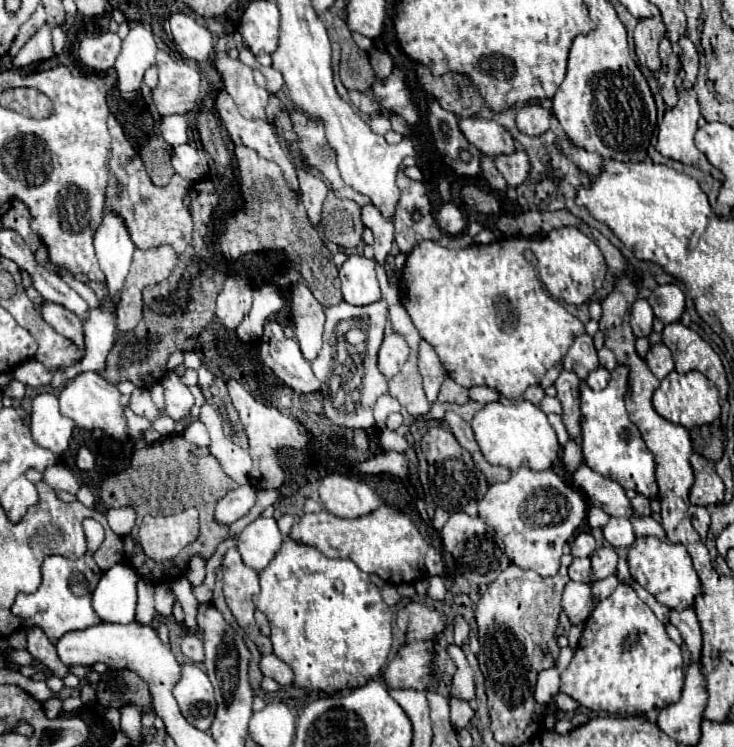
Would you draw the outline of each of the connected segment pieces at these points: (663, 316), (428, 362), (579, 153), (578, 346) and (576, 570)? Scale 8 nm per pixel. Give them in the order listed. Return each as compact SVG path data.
M659 285L653 289L649 303L653 307L653 313L667 325L679 321L683 309L685 309L685 295L677 285Z
M421 341L421 345L419 345L419 371L423 375L423 387L427 393L427 401L435 403L439 387L441 387L443 379L447 377L447 371L443 367L443 363L439 361L435 349L427 341Z
M559 139L559 147L563 149L565 155L569 155L573 159L573 163L577 163L583 171L587 171L589 175L599 175L603 171L603 159L597 153L587 153L583 149L577 149L569 139Z
M587 333L579 335L569 353L563 357L563 367L565 371L573 371L575 375L579 375L579 379L585 379L591 371L595 371L599 367L599 361L593 337L589 337Z
M573 559L569 567L569 577L579 583L589 583L591 581L591 561L585 559Z

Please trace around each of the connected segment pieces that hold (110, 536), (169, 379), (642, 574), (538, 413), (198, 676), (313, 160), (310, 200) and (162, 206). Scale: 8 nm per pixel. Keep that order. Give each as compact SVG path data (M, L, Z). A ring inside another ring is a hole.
M105 531L105 541L103 541L103 545L95 551L95 563L97 563L103 571L111 569L115 563L121 561L119 549L121 549L121 557L123 557L123 543L119 541L119 537L117 537L113 531Z
M169 371L161 383L165 387L165 403L169 417L179 419L187 415L195 405L195 397L191 395L191 391L185 385L179 385L179 377L173 371Z
M655 537L635 539L635 543L629 547L627 561L629 561L631 577L641 587L645 587L661 605L677 611L693 605L693 599L699 593L701 583L691 565L691 557L683 545L673 545L667 541L659 541Z
M527 399L519 403L505 403L505 401L487 403L473 417L471 427L483 451L483 457L491 465L505 465L511 471L515 471L517 467L521 467L521 463L527 461L531 469L545 471L559 457L559 443L555 429L551 427L547 415Z
M183 665L183 675L179 685L175 685L173 695L179 703L183 717L197 729L209 731L215 719L215 697L213 685L199 665Z
M291 113L291 121L293 121L293 129L299 137L299 143L291 143L291 149L299 147L303 151L309 167L319 169L325 175L325 179L329 179L331 189L337 197L349 197L349 199L357 201L359 205L371 205L371 199L367 199L365 195L357 193L355 189L351 189L349 185L343 183L337 163L335 163L335 151L331 151L331 147L327 147L323 123L309 119L303 113Z
M295 163L295 167L297 167L297 175L299 175L299 195L303 199L307 215L313 221L313 225L319 225L321 205L325 201L327 187L321 179L311 175L309 167L303 167L303 163Z
M111 115L111 137L113 137L113 151L111 151L111 167L109 167L111 173L107 183L105 211L115 211L115 215L119 215L125 221L131 241L135 243L137 249L147 251L161 245L171 245L175 253L181 255L191 241L191 229L193 229L191 215L183 205L183 197L187 195L189 183L179 175L173 175L167 187L157 187L149 179L141 157L137 157L137 151L127 141L115 115Z

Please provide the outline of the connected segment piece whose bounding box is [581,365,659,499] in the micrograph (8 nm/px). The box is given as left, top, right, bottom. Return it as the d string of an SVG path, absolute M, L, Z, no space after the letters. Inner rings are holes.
M617 365L611 375L613 377L609 379L609 385L603 391L591 391L585 381L581 383L581 427L585 463L593 471L617 481L623 489L633 489L649 499L655 499L659 493L655 483L655 461L647 445L643 443L639 429L629 421L623 403L629 367Z

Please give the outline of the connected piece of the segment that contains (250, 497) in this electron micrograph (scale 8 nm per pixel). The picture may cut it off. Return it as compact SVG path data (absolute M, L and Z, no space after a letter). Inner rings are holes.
M243 485L233 491L229 491L223 499L217 501L213 519L219 525L231 525L237 519L241 519L255 503L255 493L257 489L253 485Z

